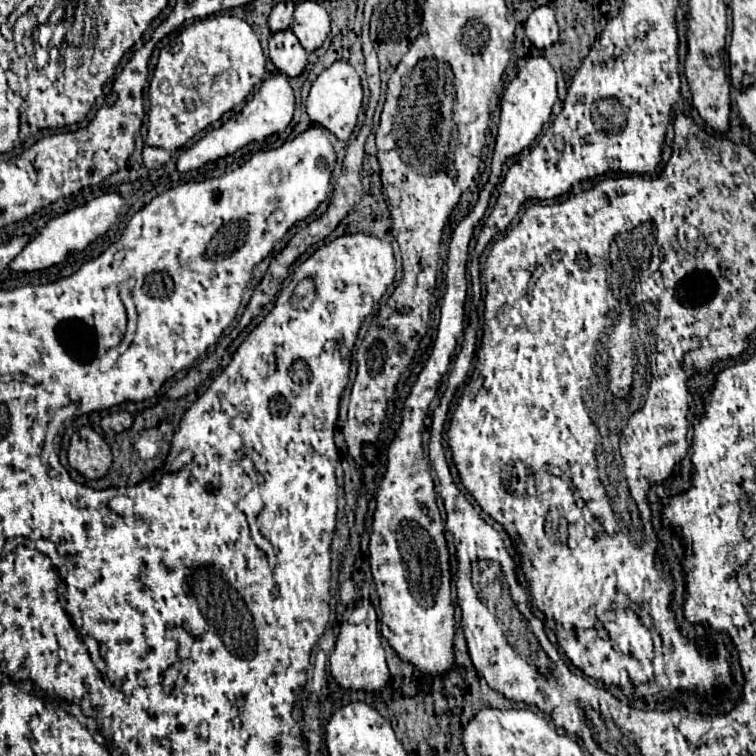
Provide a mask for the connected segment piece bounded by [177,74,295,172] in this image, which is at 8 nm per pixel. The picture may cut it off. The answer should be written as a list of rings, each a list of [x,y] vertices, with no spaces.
[[[275,74],[271,78],[267,78],[259,92],[245,104],[245,108],[233,116],[231,120],[227,120],[223,126],[207,132],[197,144],[193,144],[191,148],[187,148],[179,160],[177,160],[177,170],[179,172],[187,172],[187,170],[197,170],[207,162],[215,162],[219,158],[225,158],[233,152],[237,152],[239,148],[247,146],[249,142],[255,140],[263,140],[275,132],[283,132],[291,118],[293,118],[293,110],[295,110],[295,94],[293,88],[289,86],[289,80],[285,74]]]

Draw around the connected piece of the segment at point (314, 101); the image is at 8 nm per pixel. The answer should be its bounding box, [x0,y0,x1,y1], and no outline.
[305,61,363,140]

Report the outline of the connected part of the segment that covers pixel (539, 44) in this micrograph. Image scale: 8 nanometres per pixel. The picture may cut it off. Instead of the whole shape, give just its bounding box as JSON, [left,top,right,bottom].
[525,6,559,50]

